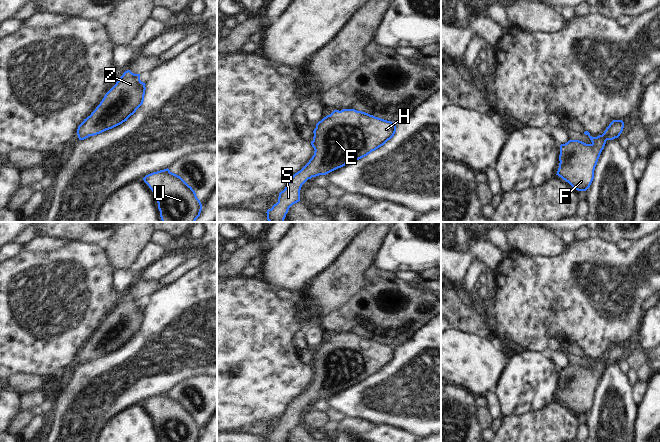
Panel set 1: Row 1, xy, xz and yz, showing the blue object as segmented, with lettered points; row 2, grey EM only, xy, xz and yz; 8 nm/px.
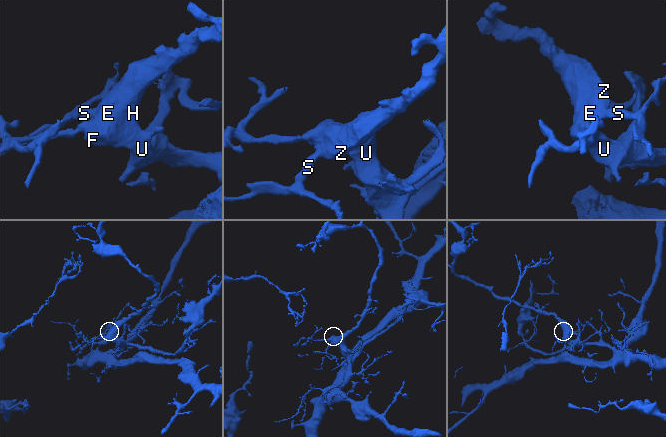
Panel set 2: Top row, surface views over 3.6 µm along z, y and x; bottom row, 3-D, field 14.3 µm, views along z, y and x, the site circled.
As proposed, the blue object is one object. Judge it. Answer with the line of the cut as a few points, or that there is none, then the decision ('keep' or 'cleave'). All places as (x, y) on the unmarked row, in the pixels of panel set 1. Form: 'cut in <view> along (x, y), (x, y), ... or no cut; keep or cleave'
no cut; keep

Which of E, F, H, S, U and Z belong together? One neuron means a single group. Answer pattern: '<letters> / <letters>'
E F H S U Z

